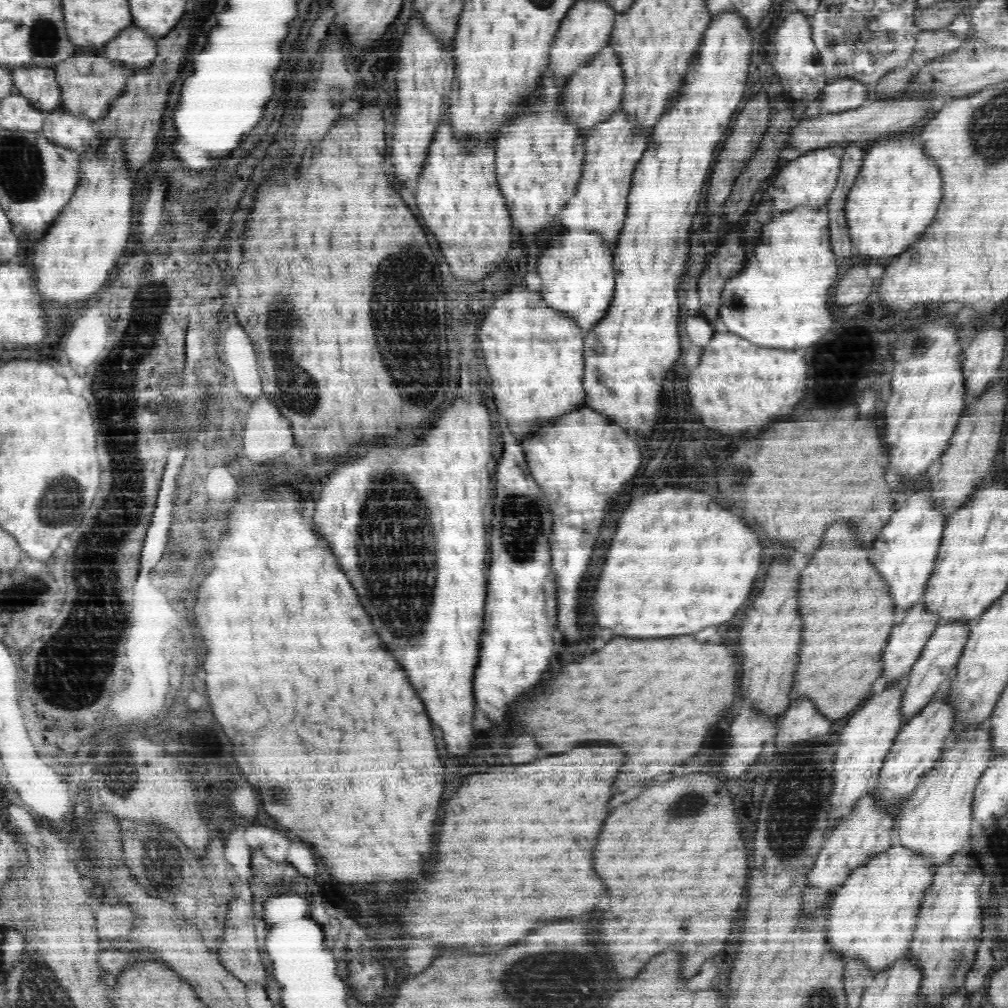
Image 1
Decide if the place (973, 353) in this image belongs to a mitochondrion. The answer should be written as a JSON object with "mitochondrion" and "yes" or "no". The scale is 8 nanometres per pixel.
{"mitochondrion":"no"}

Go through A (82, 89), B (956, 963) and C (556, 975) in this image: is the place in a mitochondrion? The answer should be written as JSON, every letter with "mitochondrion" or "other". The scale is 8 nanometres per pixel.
{"A":"other","B":"mitochondrion","C":"mitochondrion"}

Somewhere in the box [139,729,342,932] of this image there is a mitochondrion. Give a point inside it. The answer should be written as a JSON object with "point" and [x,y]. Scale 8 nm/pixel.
{"point":[277,794]}

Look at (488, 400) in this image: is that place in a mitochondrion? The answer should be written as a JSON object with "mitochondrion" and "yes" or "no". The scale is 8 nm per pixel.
{"mitochondrion":"no"}

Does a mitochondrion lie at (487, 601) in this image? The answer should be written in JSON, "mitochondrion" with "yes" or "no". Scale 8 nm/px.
{"mitochondrion":"no"}

